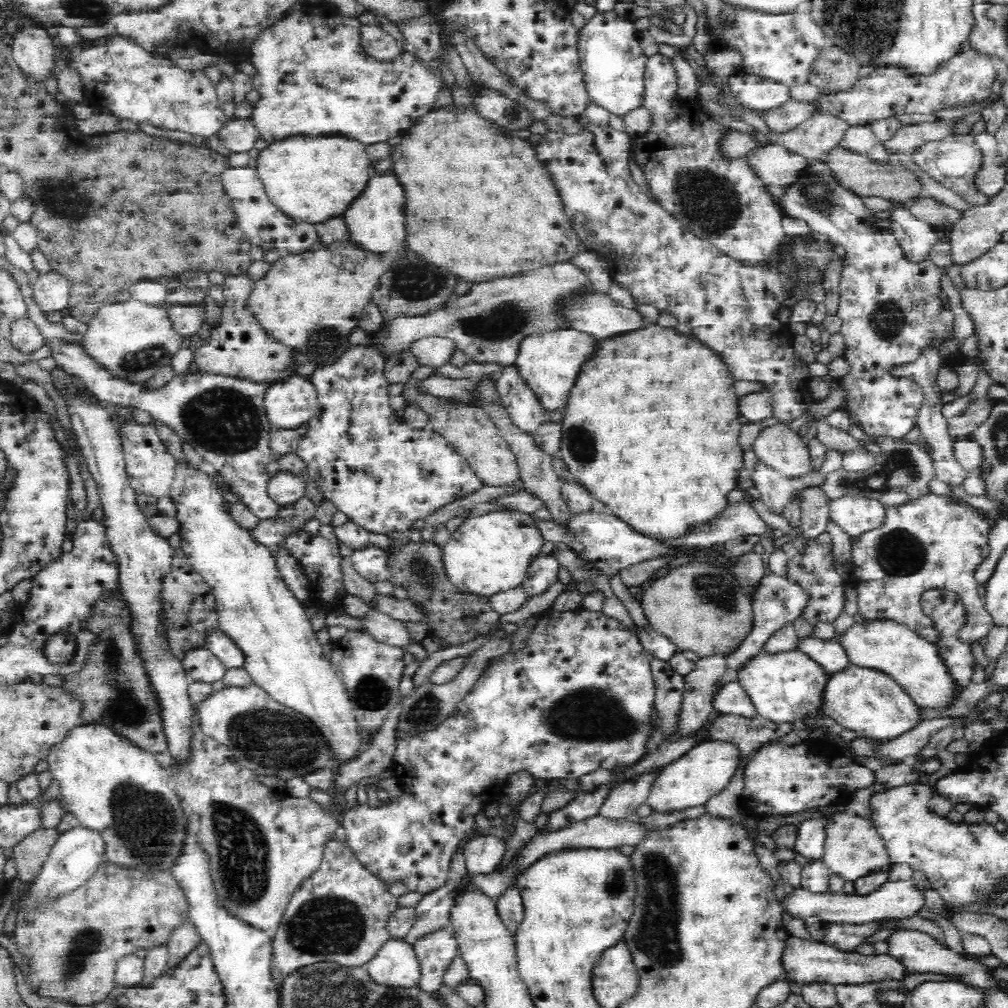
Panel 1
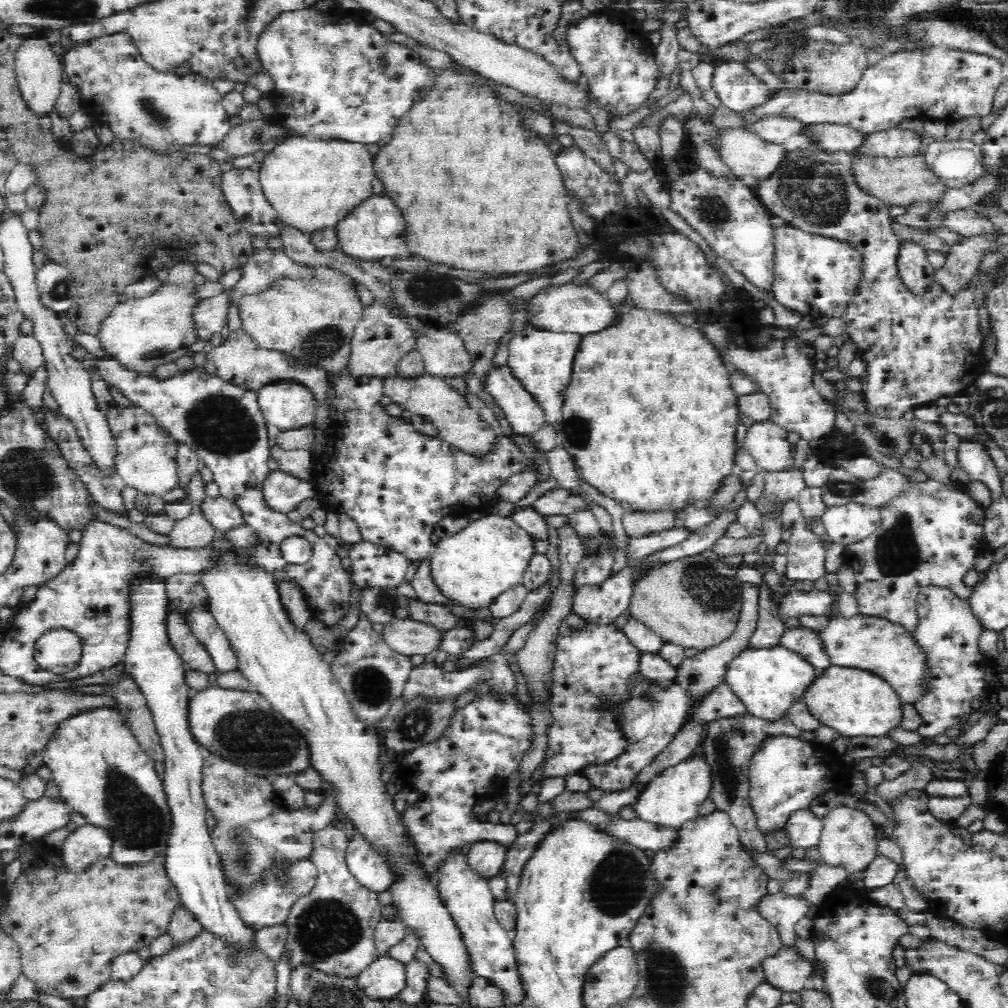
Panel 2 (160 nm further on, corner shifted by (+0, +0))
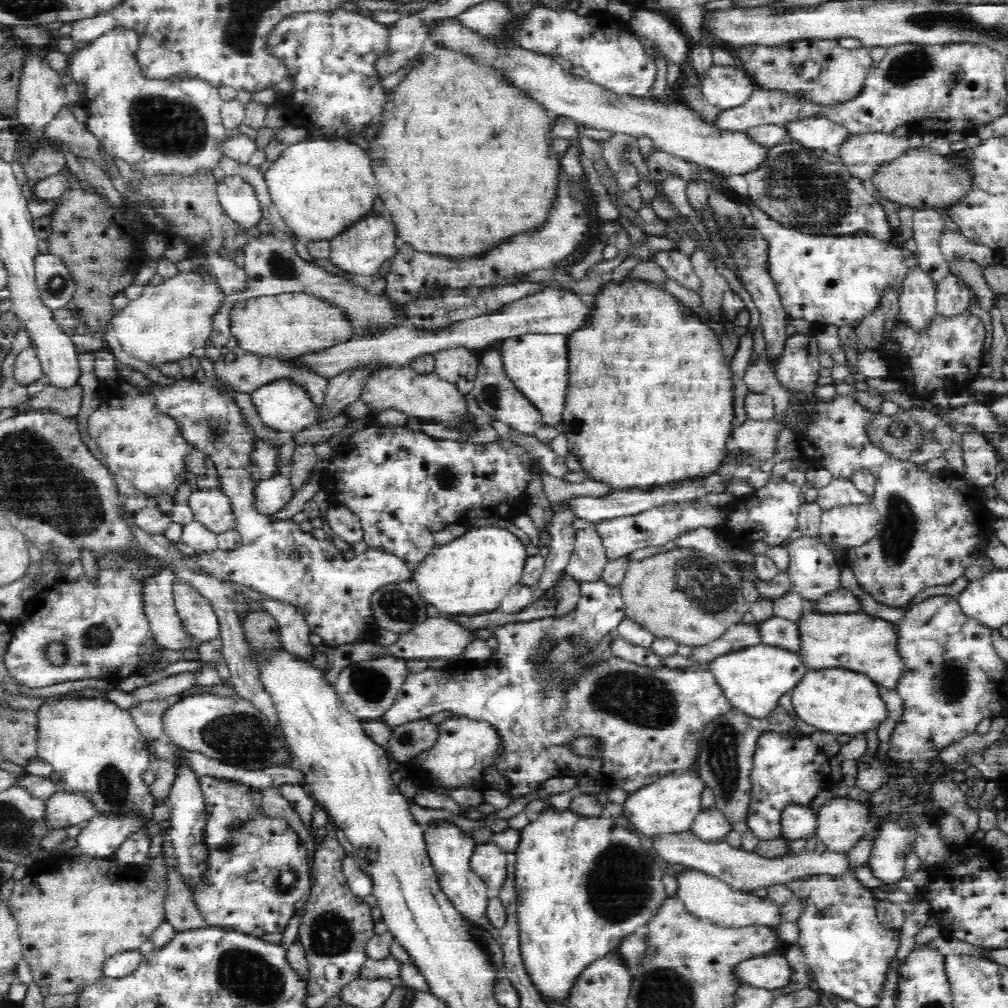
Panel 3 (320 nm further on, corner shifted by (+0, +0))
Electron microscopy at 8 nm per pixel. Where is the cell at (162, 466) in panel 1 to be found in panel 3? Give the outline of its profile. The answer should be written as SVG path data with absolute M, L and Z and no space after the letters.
M126 385L125 392L111 399L107 405L104 399L100 399L98 408L89 416L86 430L88 437L92 440L103 455L102 463L108 468L112 475L124 477L141 494L147 493L151 498L166 492L170 484L177 482L183 474L184 460L190 451L190 447L184 438L180 437L176 423L157 412L151 398L143 394L138 386Z

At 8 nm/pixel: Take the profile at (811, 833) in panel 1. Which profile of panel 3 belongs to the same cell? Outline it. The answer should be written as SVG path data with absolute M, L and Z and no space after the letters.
M790 804L782 812L781 836L788 841L808 840L816 834L818 815L810 807Z

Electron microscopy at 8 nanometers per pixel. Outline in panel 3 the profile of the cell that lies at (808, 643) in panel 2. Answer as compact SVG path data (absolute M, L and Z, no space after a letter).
M779 616L772 617L760 622L760 642L764 645L780 647L794 654L800 652L800 627Z

